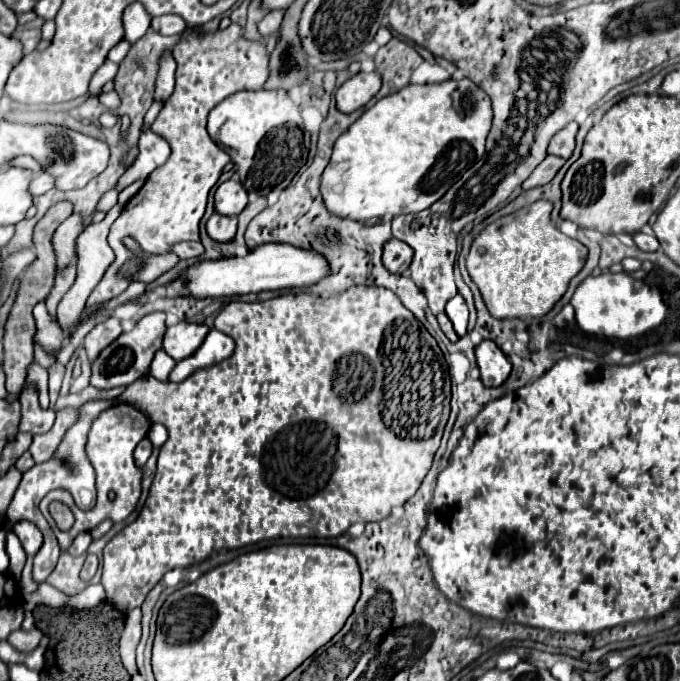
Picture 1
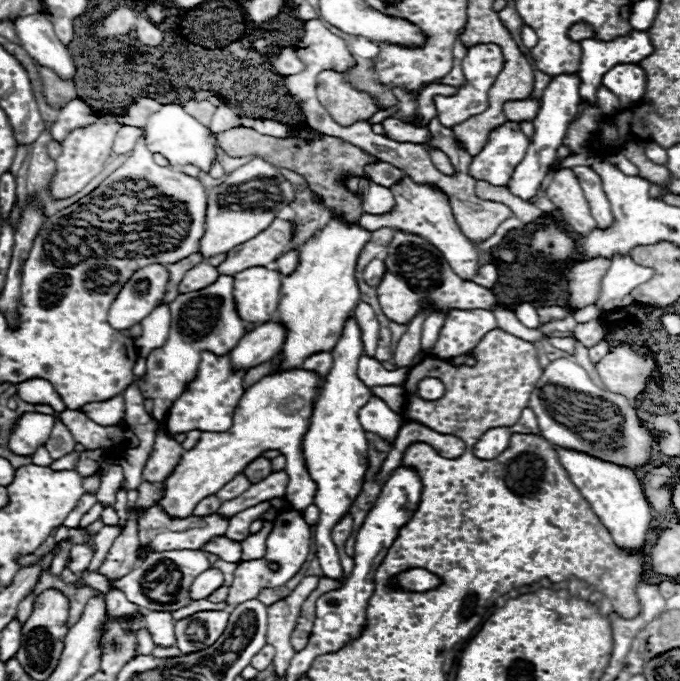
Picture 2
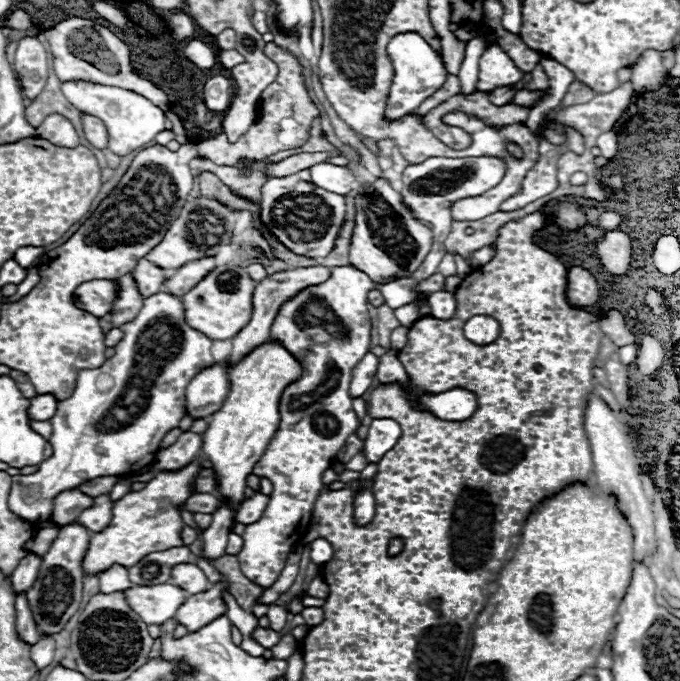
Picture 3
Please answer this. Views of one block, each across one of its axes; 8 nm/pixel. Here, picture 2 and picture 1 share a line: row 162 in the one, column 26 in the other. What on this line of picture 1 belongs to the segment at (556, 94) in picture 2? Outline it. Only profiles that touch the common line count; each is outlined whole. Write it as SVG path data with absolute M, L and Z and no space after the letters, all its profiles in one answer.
M28 520L16 522L12 526L12 530L20 538L26 554L34 556L40 550L40 546L42 546L42 534L40 534L40 530L38 530L38 526L34 522L28 522Z

